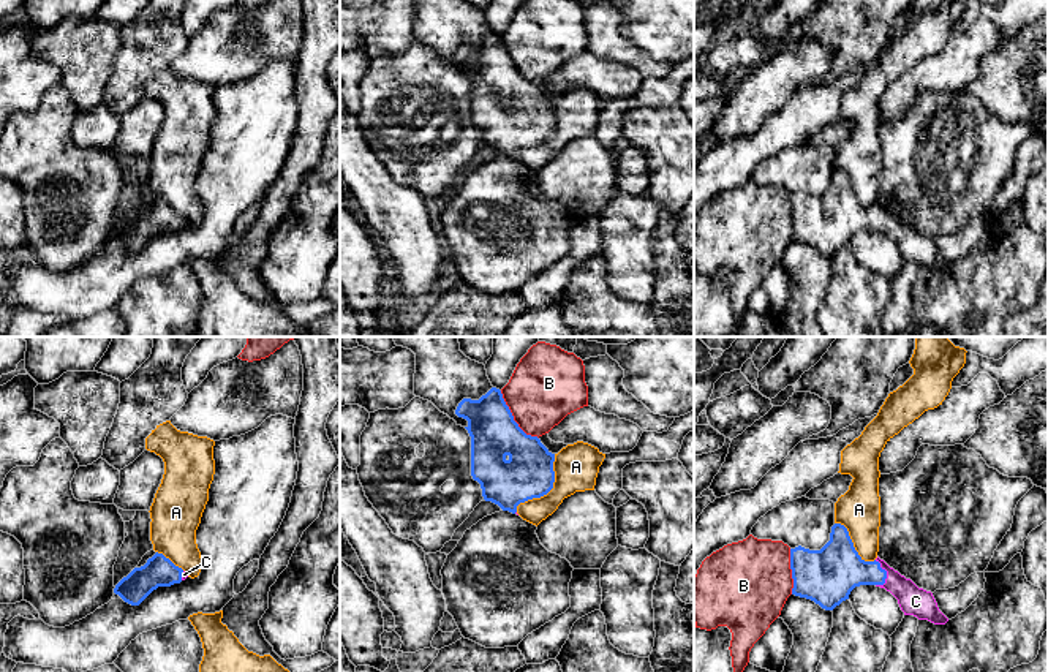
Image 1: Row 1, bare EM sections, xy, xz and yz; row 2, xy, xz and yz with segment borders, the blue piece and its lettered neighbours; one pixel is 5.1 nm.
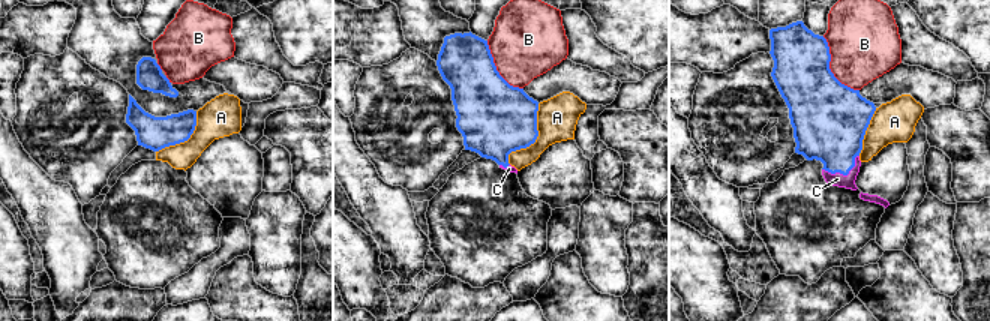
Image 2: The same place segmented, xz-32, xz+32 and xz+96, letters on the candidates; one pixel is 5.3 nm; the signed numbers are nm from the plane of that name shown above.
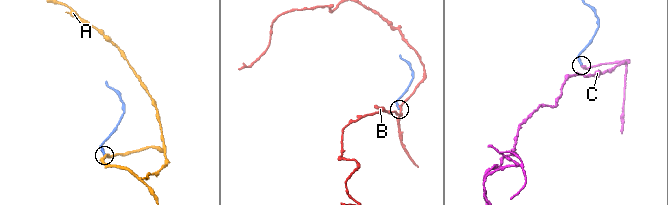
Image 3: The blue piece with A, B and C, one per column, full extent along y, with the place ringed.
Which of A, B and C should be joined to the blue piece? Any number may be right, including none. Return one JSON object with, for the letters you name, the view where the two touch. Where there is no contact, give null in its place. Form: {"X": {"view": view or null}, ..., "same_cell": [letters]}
{"C": {"view": "yz"}, "same_cell": ["C"]}

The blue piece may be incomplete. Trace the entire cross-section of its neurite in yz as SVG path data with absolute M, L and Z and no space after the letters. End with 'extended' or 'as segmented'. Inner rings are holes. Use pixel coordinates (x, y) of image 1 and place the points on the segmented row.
M841 523L831 527L830 541L820 550L801 546L790 549L790 569L792 595L811 599L825 610L833 610L849 599L855 587L876 585L898 599L904 615L934 625L948 621L931 591L918 588L879 557L874 561L865 561Z; extended

